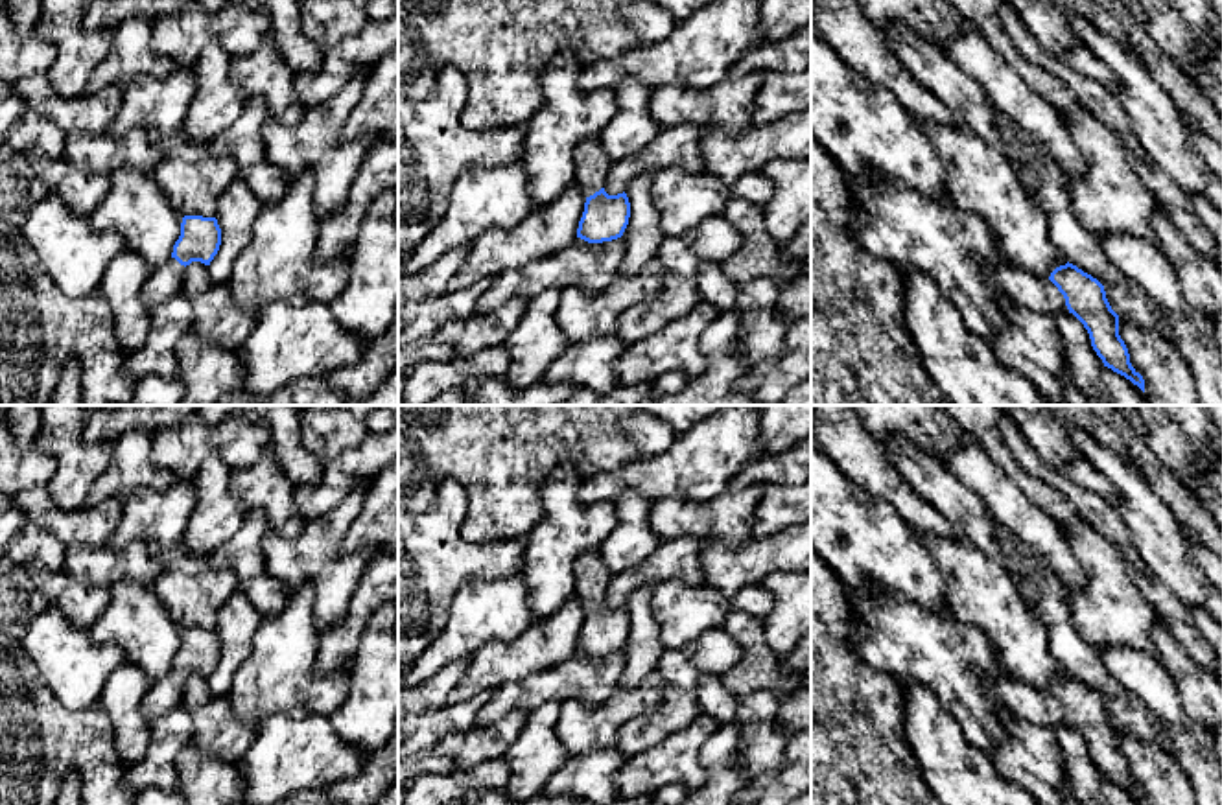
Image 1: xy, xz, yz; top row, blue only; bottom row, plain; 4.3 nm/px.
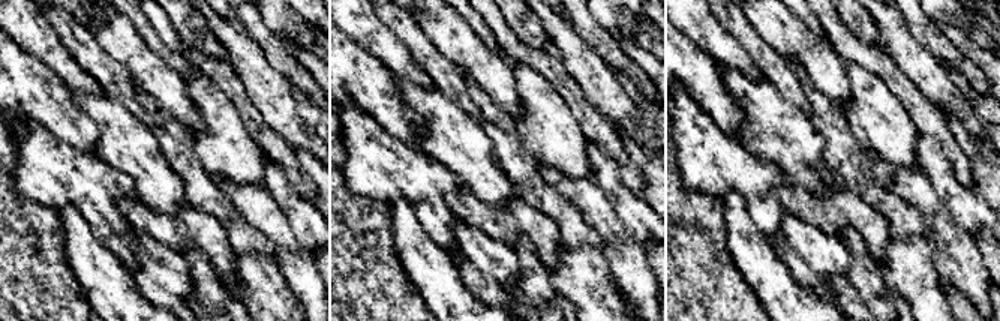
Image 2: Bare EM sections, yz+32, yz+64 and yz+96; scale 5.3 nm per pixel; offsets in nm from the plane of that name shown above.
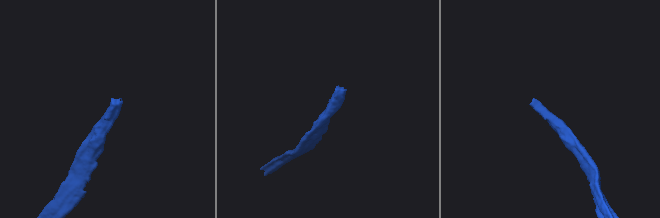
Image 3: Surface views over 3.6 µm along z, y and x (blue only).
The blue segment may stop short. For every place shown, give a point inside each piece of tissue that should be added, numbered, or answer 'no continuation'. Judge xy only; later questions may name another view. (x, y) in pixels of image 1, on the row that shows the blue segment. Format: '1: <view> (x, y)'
1: xy (166, 280)

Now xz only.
1: xz (592, 166)

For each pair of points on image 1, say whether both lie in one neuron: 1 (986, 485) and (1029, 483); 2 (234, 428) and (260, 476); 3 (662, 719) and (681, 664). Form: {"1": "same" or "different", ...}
{"1": "different", "2": "different", "3": "same"}

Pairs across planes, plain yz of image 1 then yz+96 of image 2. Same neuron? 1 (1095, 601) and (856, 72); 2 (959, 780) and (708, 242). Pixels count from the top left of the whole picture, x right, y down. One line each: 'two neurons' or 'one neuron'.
1: one neuron
2: two neurons

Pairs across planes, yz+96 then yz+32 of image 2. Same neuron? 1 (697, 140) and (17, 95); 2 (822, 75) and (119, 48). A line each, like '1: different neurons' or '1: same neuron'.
1: different neurons
2: same neuron

